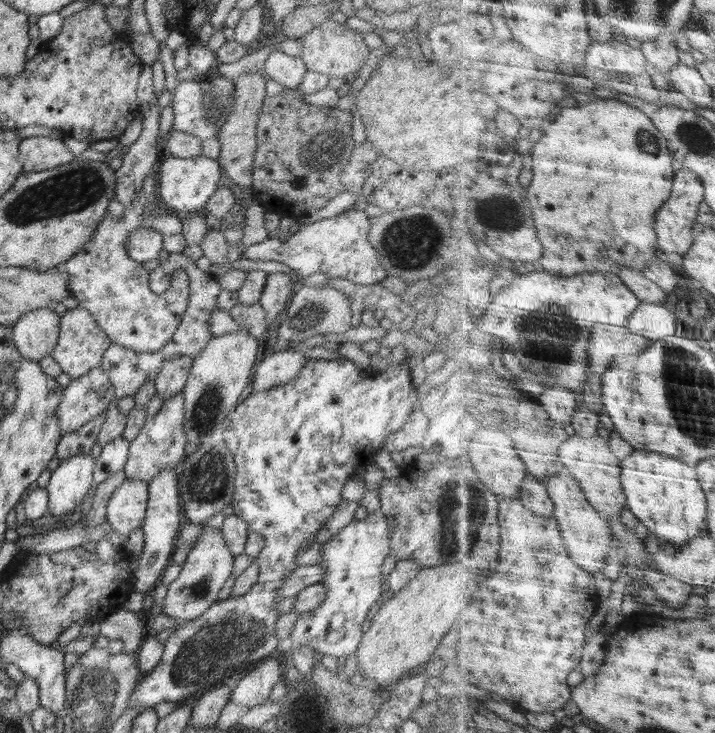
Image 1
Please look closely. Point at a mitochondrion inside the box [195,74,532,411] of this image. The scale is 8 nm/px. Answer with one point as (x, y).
(409, 243)

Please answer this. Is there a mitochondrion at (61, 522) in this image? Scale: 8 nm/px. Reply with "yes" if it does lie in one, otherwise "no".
no

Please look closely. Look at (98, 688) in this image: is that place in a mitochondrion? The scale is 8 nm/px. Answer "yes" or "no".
yes

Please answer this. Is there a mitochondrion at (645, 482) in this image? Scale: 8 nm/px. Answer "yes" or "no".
no

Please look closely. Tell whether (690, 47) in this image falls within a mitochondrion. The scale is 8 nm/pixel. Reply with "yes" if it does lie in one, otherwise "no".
no

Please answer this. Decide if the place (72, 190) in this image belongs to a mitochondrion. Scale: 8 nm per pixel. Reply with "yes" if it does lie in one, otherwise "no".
yes

